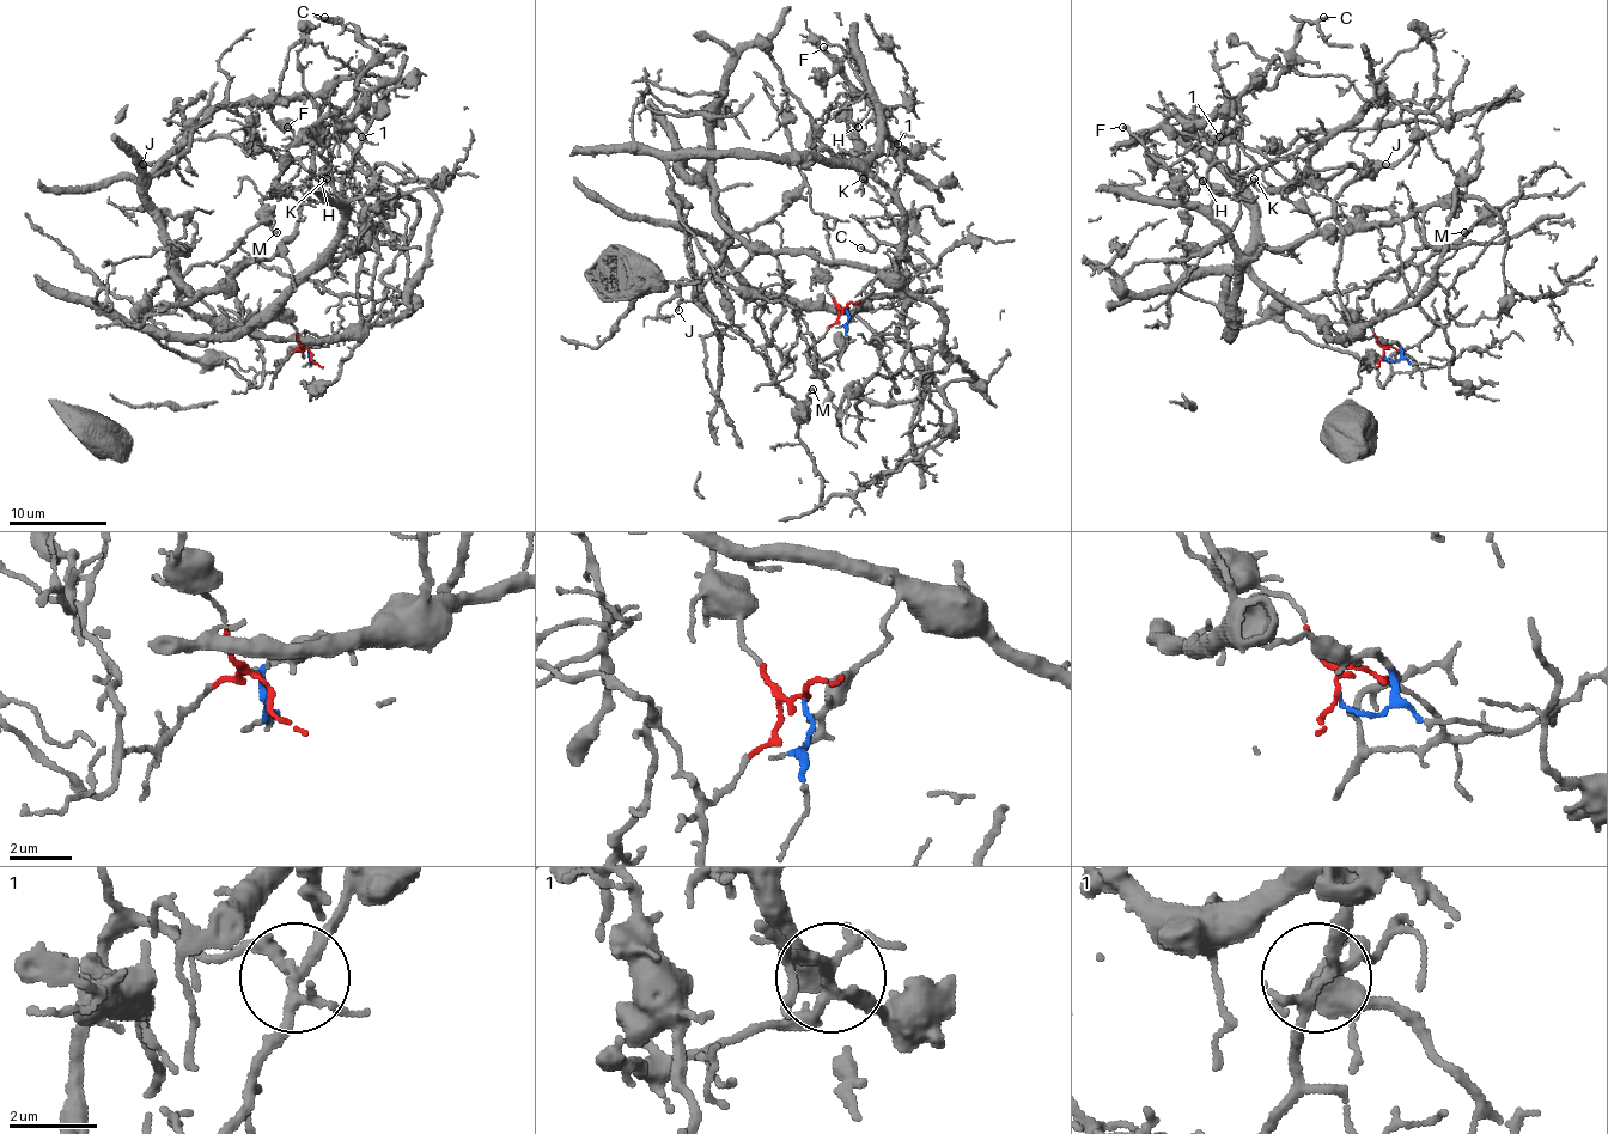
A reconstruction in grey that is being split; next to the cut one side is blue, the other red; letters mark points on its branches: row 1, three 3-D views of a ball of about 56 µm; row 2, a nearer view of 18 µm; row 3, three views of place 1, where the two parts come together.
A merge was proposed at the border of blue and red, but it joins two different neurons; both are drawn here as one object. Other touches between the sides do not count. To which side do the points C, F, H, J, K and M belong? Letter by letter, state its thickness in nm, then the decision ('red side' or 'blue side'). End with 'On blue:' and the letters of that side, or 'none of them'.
C: 140 nm thick; red side
F: 140 nm thick; red side
H: 110 nm thick; red side
J: 190 nm thick; red side
K: 140 nm thick; red side
M: 170 nm thick; red side
On blue: none of them

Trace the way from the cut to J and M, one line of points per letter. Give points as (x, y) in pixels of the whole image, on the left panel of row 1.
J: (311, 355), (260, 385), (132, 324), (239, 334), (318, 257), (377, 75), (388, 101), (225, 103), (141, 164)
M: (311, 355), (304, 346), (260, 385), (164, 346), (144, 322), (158, 282), (220, 262), (265, 220), (276, 233)

